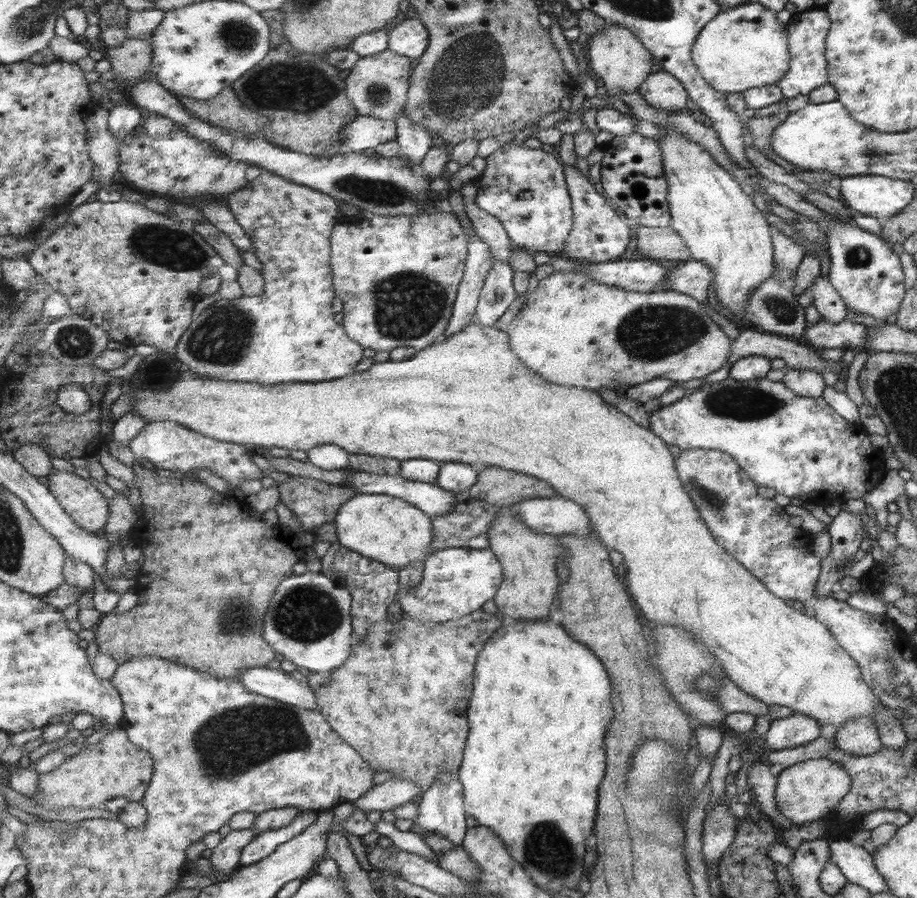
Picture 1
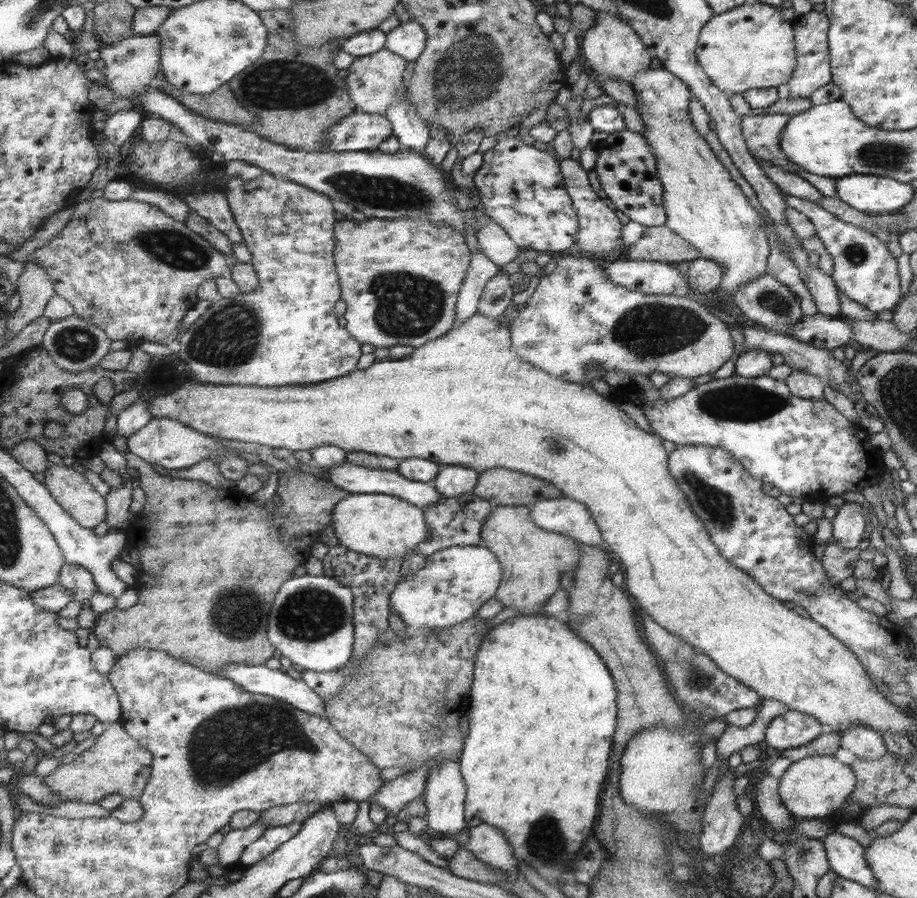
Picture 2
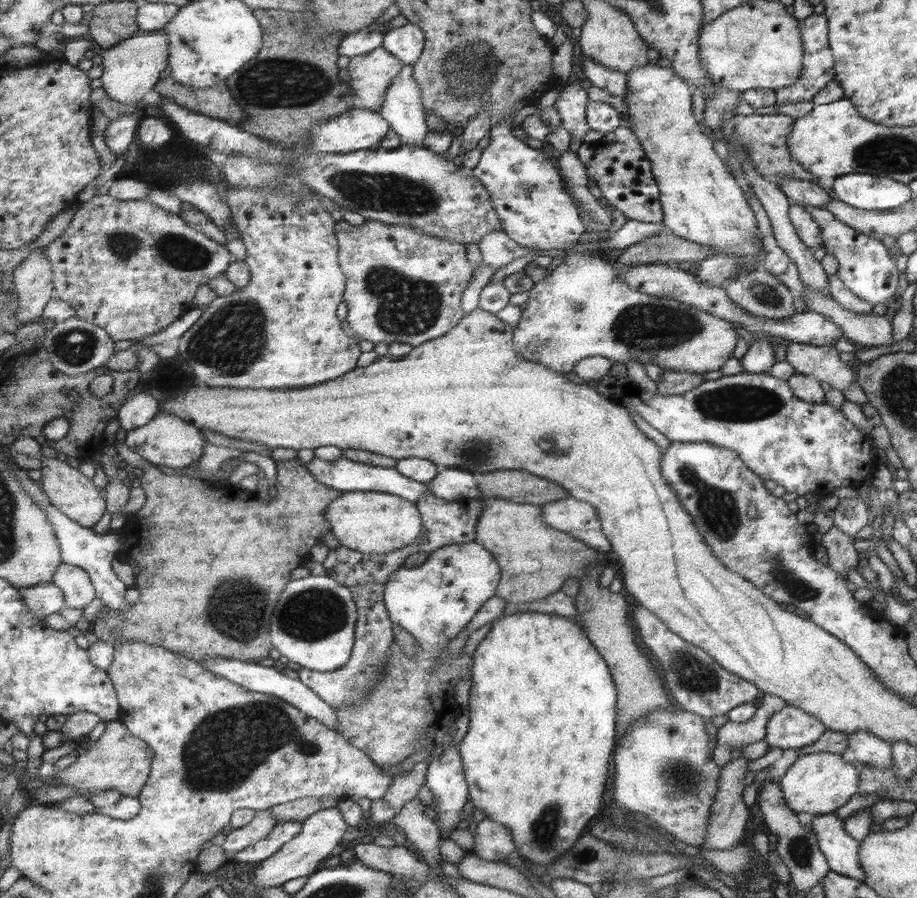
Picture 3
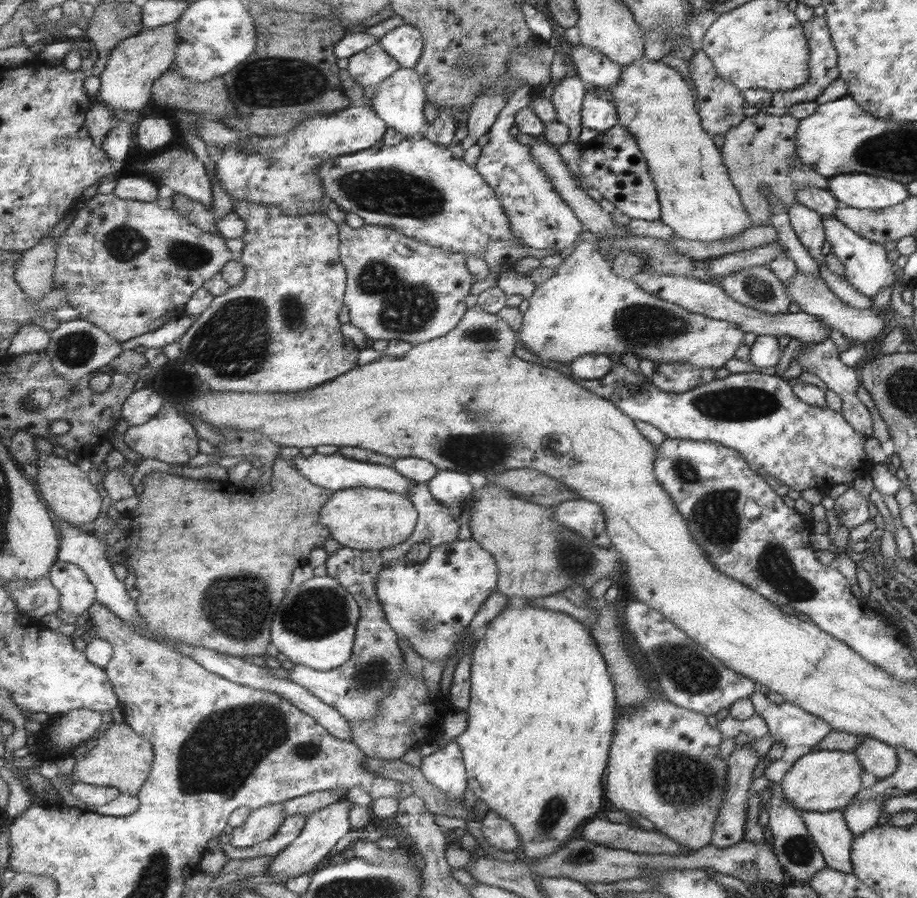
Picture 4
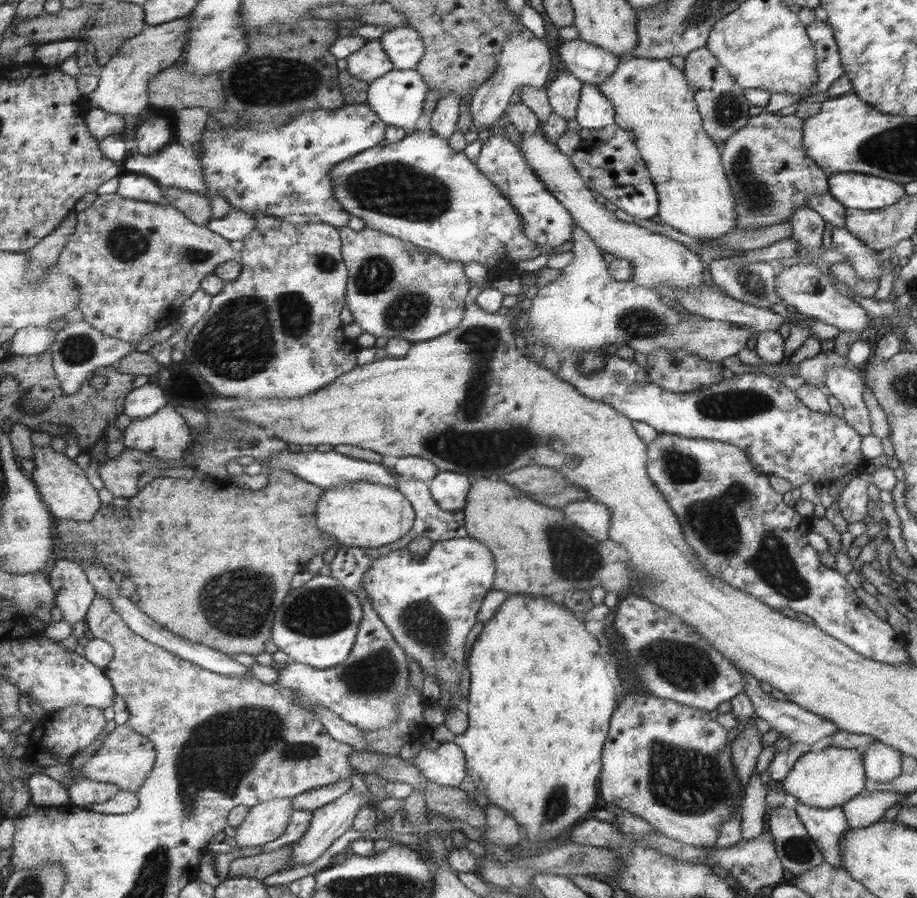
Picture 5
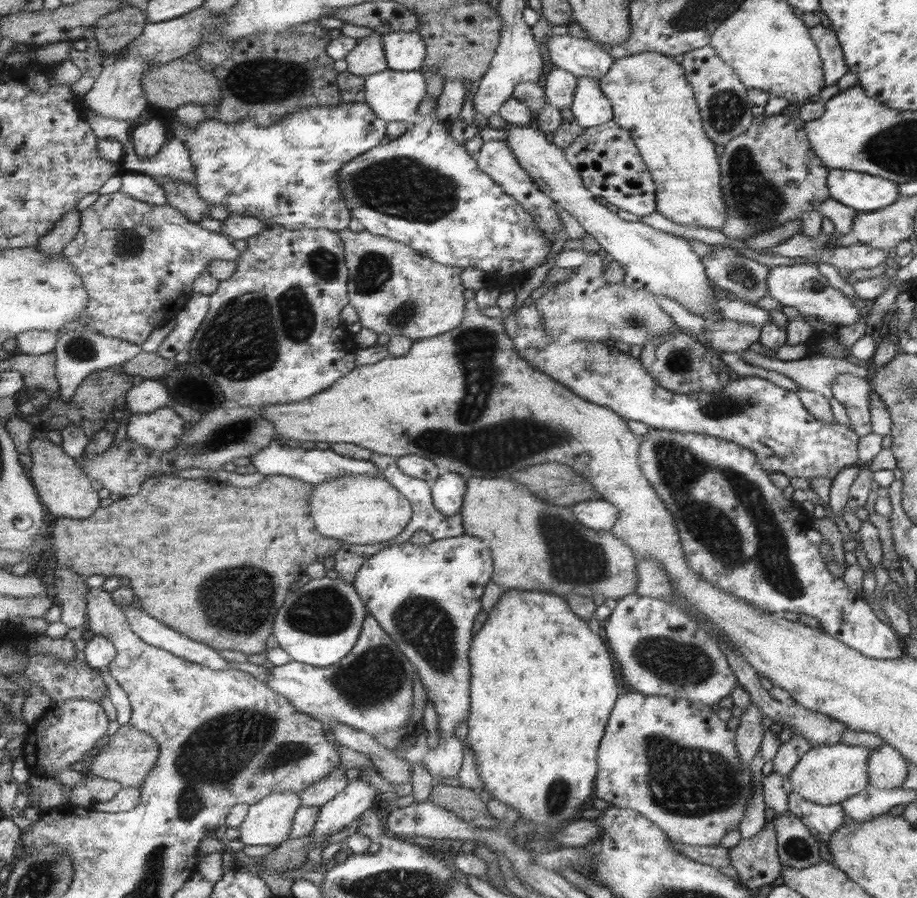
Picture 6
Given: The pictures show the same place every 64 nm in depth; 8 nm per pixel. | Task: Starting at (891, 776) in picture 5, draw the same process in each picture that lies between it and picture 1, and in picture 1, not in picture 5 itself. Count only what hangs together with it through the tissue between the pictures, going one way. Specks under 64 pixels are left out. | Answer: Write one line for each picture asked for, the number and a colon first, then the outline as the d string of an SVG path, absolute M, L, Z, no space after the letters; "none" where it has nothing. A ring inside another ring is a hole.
1: M863 716L849 720L833 736L835 736L837 750L851 754L855 758L873 756L883 746L877 726L869 718L863 718Z
2: M853 726L845 732L839 732L839 736L841 736L841 748L853 752L857 760L871 762L887 754L883 734L879 734L869 726Z
3: M853 732L849 736L847 750L855 756L855 766L869 766L875 770L889 770L893 764L891 742L885 742L869 732Z
4: M863 738L859 746L853 750L857 762L861 768L869 774L873 774L879 782L887 780L895 770L897 770L897 754L893 746L873 740L873 738Z

